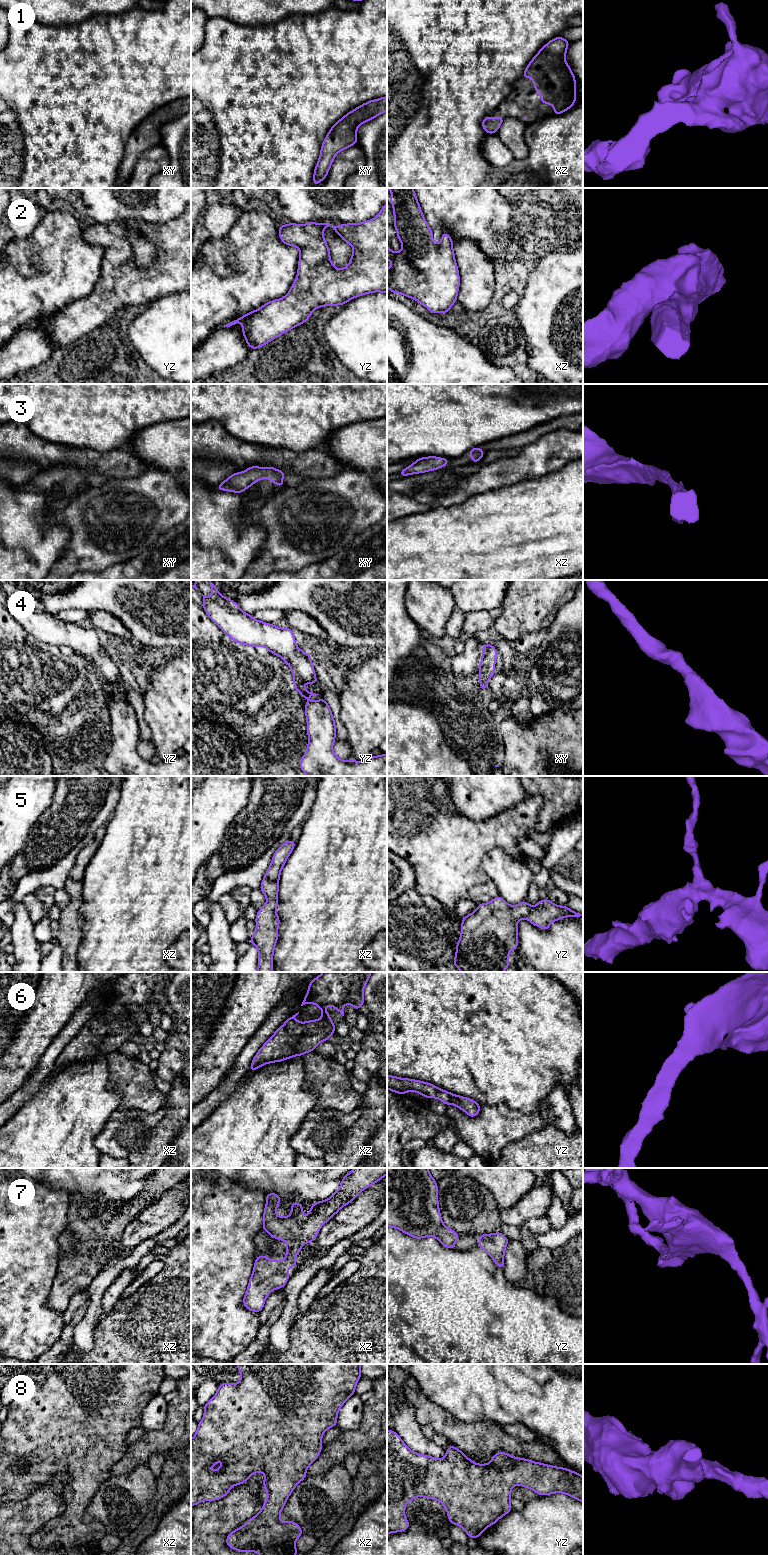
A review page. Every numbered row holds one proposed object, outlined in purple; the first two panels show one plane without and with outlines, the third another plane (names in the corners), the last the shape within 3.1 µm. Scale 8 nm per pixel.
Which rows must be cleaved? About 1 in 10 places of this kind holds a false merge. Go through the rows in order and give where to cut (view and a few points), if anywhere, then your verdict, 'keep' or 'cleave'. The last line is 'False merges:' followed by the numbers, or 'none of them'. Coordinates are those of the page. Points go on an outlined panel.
1: no cut | keep
2: no cut | keep
3: no cut | keep
4: no cut | keep
5: no cut | keep
6: no cut | keep
7: no cut | keep
8: no cut | keep
False merges: none of them

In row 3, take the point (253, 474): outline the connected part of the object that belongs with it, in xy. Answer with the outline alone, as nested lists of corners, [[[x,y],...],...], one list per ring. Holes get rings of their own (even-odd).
[[[252,466],[244,472],[237,472],[228,477],[224,482],[216,487],[216,490],[224,490],[229,492],[242,493],[246,488],[250,488],[252,484],[261,479],[269,478],[272,483],[283,486],[283,476],[287,474],[284,471],[277,470],[275,467],[258,467]]]

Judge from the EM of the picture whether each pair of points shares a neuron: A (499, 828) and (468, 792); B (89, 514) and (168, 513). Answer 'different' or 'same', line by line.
A: different
B: same

